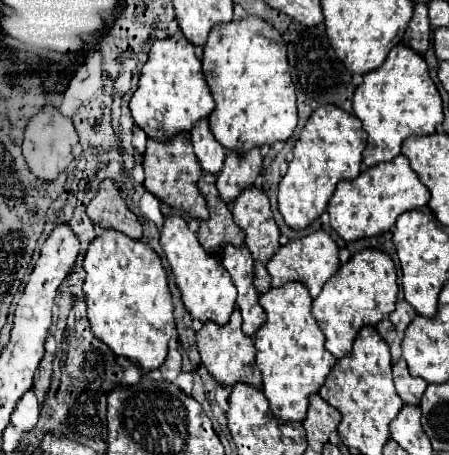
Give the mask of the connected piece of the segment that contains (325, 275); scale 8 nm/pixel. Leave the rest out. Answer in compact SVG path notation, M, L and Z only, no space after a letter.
M316 230L308 236L290 240L288 244L280 246L278 252L268 262L268 272L272 276L272 286L282 286L292 280L300 280L310 290L312 298L316 298L324 286L324 282L340 268L338 260L338 246L326 230Z

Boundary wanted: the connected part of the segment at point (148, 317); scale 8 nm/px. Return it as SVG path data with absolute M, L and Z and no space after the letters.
M108 228L90 242L84 270L84 294L94 336L108 344L116 356L126 356L144 372L158 368L166 360L168 340L174 336L174 304L160 256L146 242L130 240L126 234Z

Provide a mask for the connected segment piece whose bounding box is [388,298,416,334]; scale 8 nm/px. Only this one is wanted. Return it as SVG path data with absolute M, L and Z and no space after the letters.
M402 298L402 300L398 300L396 302L396 310L388 316L390 320L392 320L392 324L396 326L396 330L402 334L404 330L406 330L406 326L412 322L412 318L416 316L416 312L414 312L414 308Z

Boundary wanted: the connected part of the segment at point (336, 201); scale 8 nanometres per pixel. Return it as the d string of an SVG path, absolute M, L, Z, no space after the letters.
M400 154L390 162L382 162L382 164L376 164L372 168L364 170L354 180L338 182L336 192L328 204L330 226L344 240L358 240L358 238L366 238L366 236L384 234L394 226L396 218L402 212L426 206L428 200L430 200L430 192L418 180L418 176L410 168L406 156Z

